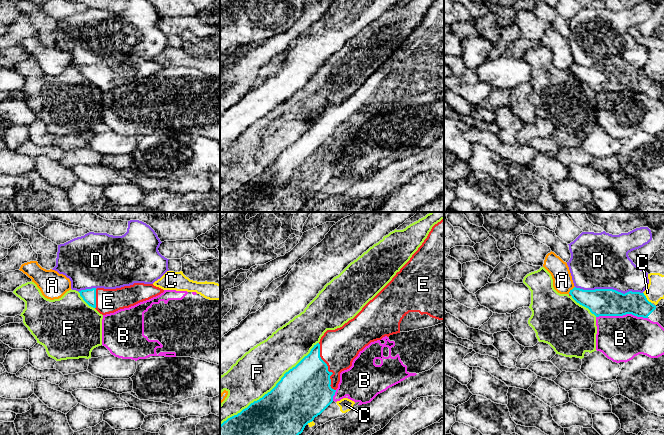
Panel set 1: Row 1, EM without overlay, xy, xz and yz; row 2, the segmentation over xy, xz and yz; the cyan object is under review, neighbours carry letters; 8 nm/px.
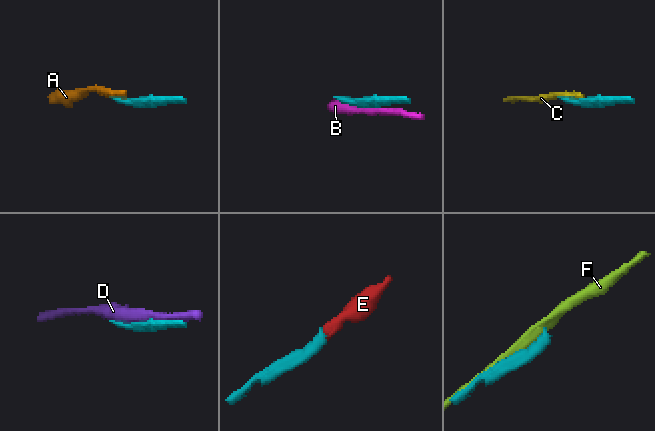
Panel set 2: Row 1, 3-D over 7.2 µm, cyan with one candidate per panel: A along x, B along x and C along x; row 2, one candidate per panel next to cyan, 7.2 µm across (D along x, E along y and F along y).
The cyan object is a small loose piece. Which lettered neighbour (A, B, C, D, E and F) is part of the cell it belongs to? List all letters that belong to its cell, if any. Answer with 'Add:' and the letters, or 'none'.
Add: E

